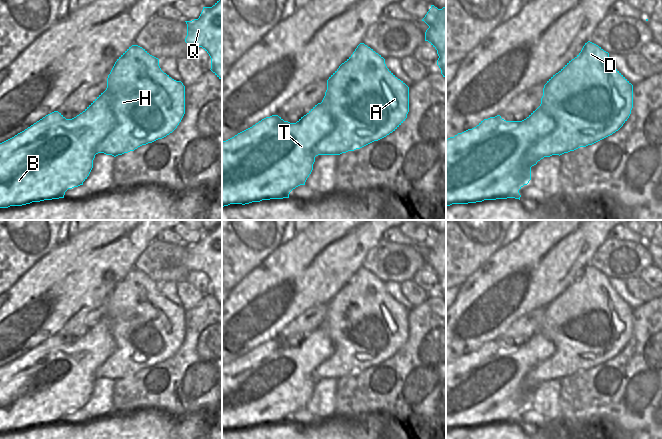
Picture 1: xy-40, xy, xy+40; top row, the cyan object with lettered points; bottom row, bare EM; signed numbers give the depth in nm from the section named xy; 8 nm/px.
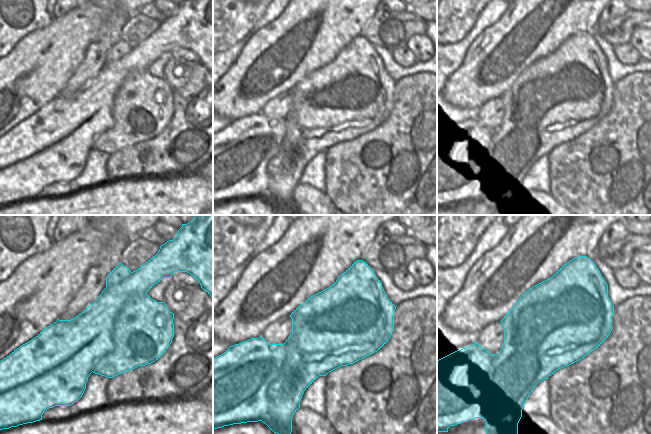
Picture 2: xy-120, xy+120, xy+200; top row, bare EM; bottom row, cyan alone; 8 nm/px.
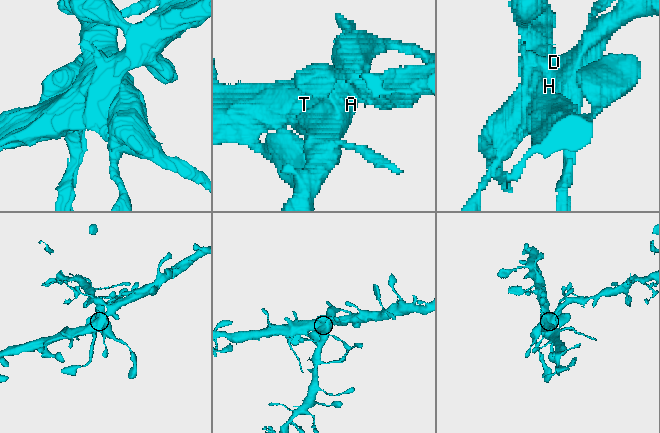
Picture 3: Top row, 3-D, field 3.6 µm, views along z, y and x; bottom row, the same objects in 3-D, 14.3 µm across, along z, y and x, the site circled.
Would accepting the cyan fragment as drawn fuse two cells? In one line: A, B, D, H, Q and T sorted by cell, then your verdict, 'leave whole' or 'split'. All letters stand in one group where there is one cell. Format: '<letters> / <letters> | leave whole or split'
A D H / B Q T | split

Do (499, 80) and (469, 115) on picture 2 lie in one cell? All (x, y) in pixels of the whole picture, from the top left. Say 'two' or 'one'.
two

